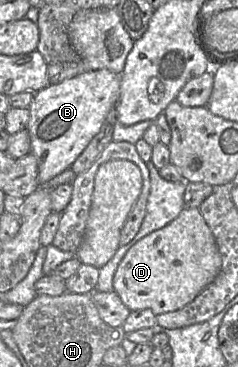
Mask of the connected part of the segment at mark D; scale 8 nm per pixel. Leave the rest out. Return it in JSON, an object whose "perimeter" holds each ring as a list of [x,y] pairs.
{"perimeter":[[[184,208],[176,219],[134,244],[118,265],[113,289],[130,311],[150,309],[156,316],[192,302],[220,273],[222,258],[199,208]]]}

